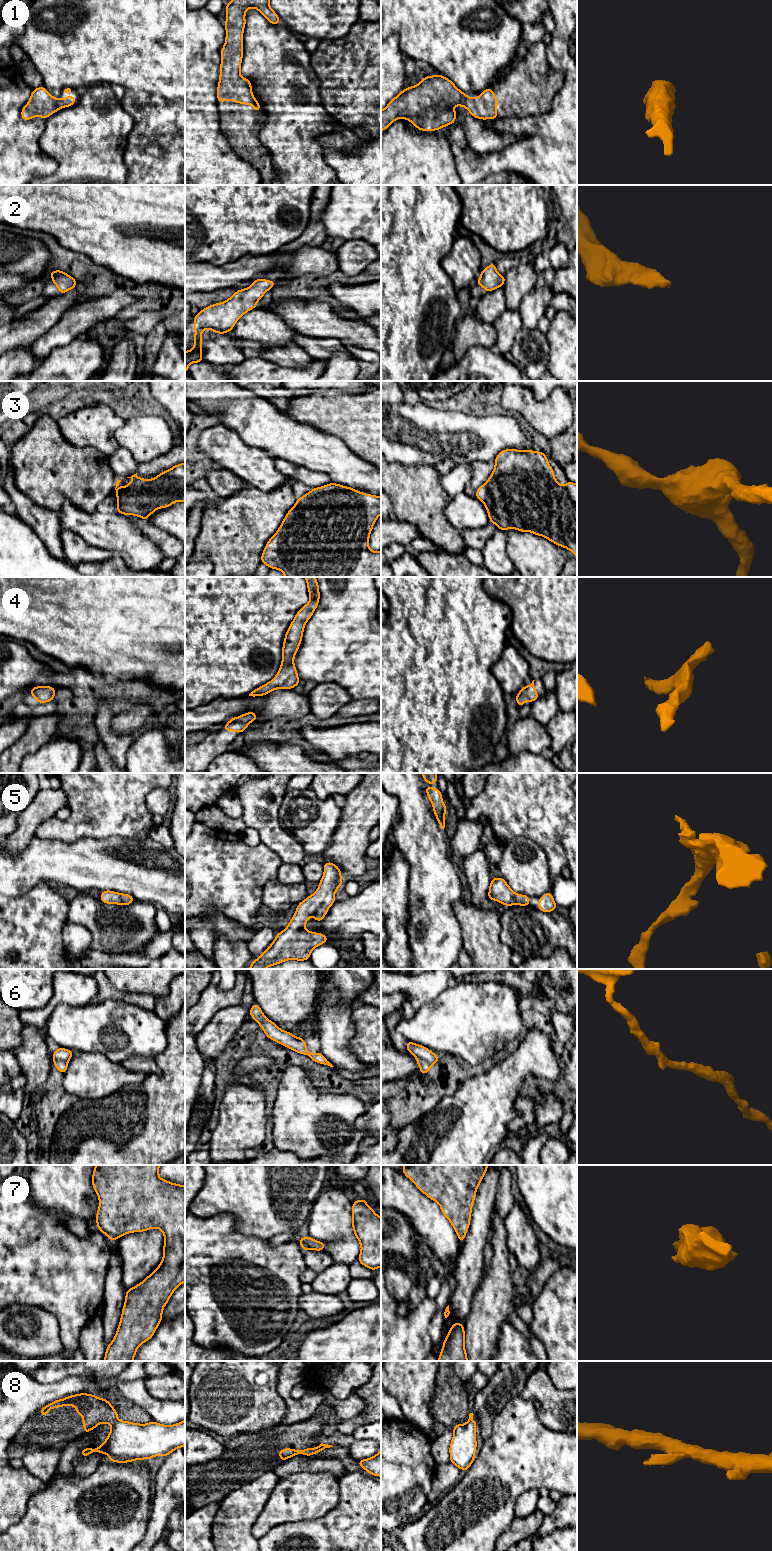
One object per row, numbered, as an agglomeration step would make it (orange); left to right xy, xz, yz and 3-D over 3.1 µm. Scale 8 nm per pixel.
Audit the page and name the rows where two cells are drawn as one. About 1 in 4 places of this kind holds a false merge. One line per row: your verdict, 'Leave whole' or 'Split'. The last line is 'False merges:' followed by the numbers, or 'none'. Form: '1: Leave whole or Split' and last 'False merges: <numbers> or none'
1: Leave whole
2: Leave whole
3: Leave whole
4: Leave whole
5: Leave whole
6: Leave whole
7: Leave whole
8: Split
False merges: 8

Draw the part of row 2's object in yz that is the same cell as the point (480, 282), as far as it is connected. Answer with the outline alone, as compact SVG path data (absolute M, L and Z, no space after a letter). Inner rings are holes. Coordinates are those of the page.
M495 263L489 264L480 273L480 279L475 283L483 287L486 292L493 291L505 283L505 275L500 275L497 270Z

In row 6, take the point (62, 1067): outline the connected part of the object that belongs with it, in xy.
M59 1047L52 1055L53 1064L56 1069L65 1074L68 1068L68 1062L72 1058L74 1052L69 1049Z

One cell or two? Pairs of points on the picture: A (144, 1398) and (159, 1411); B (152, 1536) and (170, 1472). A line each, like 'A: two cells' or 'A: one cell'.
A: one cell
B: one cell

